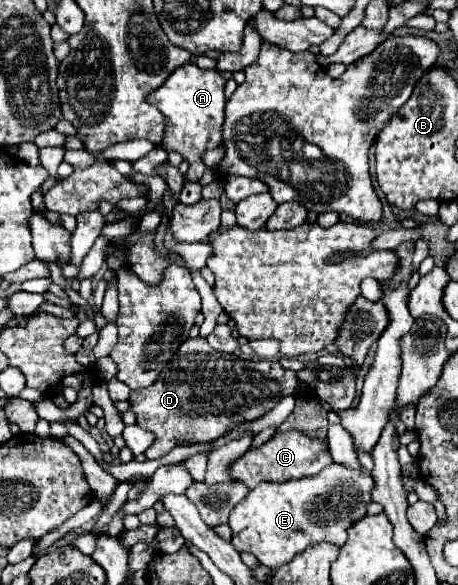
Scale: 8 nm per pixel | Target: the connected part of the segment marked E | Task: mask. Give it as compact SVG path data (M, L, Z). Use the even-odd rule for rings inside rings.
M331 463L313 477L299 481L263 481L231 511L229 527L233 531L231 545L239 553L251 553L261 565L271 569L291 561L307 545L331 541L345 543L345 529L365 515L365 505L371 501L373 479L371 473L361 469L353 471Z

